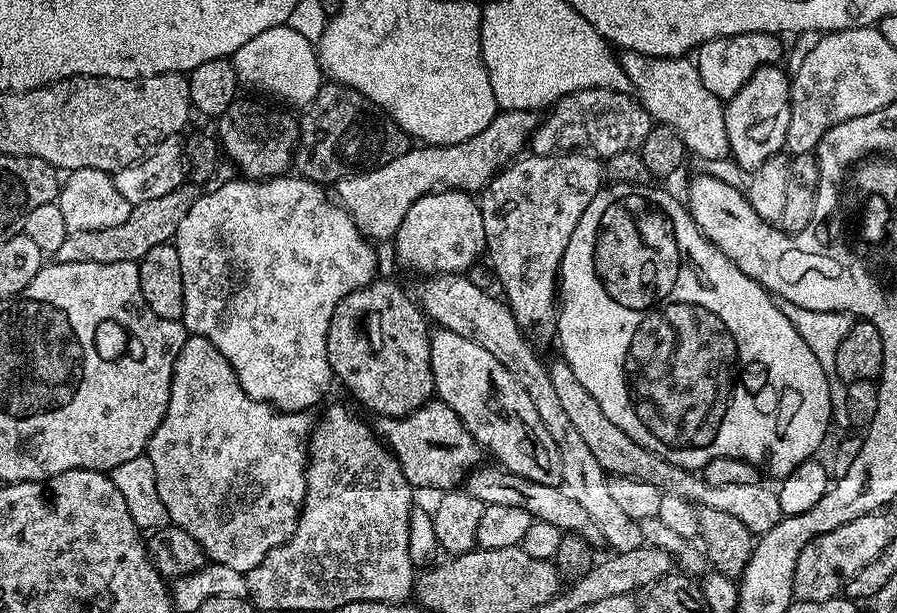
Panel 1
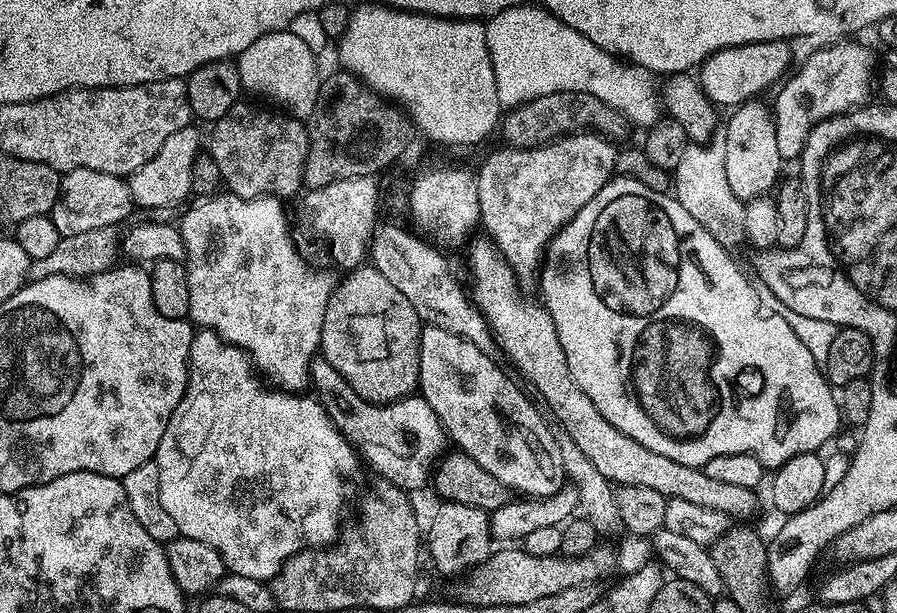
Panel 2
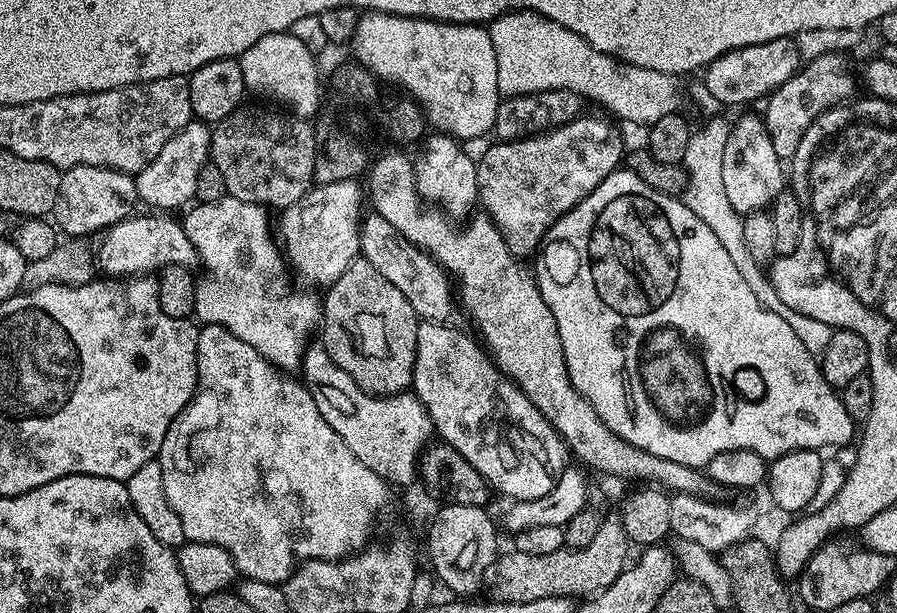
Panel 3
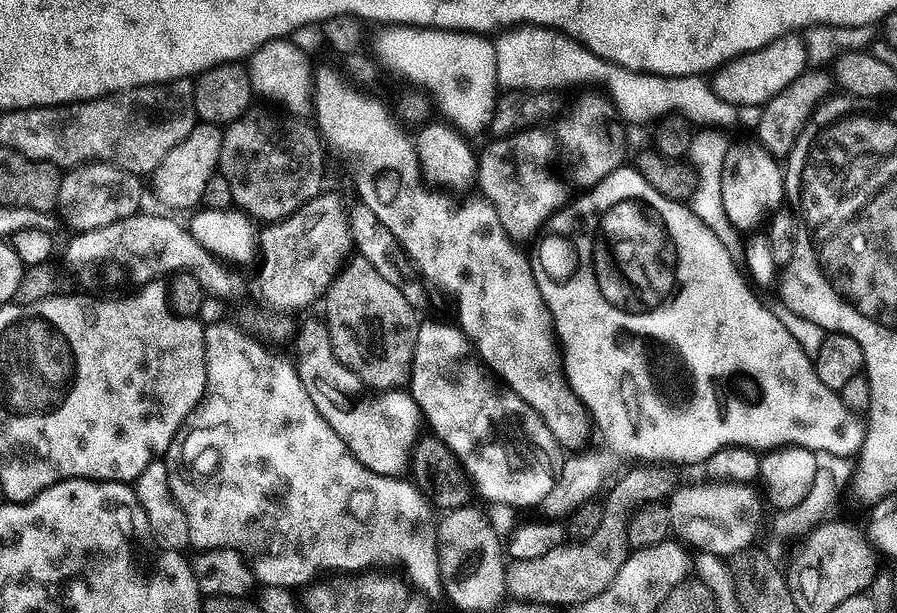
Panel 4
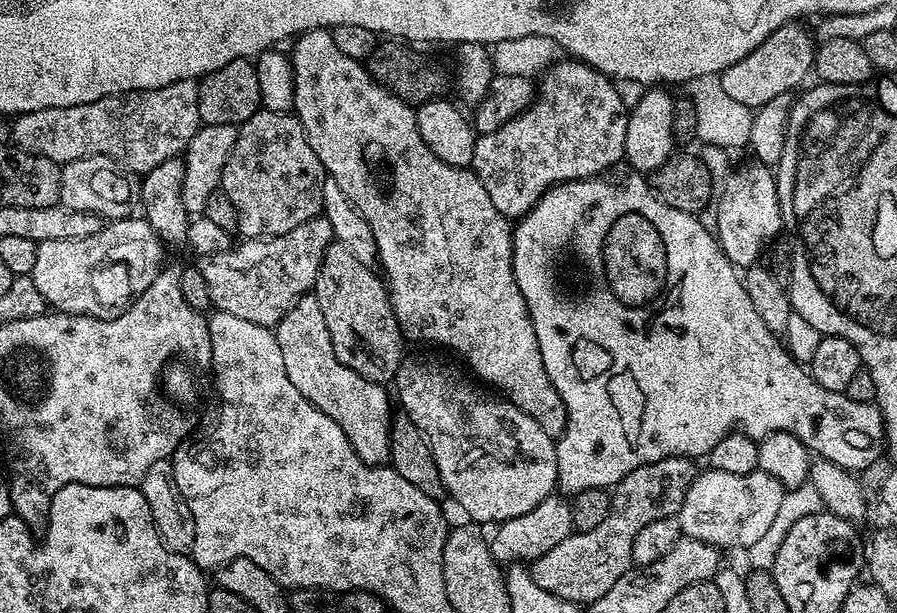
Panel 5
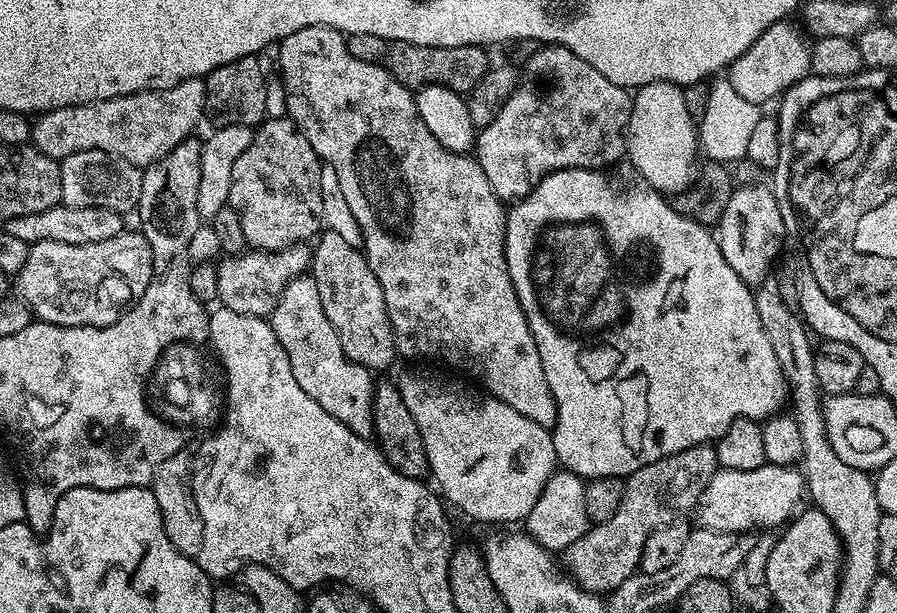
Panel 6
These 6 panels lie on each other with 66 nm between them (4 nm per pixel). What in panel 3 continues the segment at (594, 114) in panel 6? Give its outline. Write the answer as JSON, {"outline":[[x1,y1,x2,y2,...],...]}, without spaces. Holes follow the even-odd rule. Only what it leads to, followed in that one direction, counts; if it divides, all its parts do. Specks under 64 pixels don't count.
{"outline":[[581,114,568,124,563,124,560,128,553,128,551,132,546,132,539,136,525,136,523,140,505,140,503,142,493,143,493,148,486,149,484,157,479,157,476,165,478,190,480,191,478,197,479,203,482,205,482,208,484,204,483,211,495,222,495,225,499,228,499,232,503,236,503,240,507,244,507,248,510,249,516,257,525,258,524,256,530,253,533,255,543,243,547,232,553,224,568,213,574,205,580,204,582,198,589,196,589,194,593,192,593,190,595,190,595,188,598,187,610,173,617,171,617,169,621,167,622,161,625,159,626,155,626,145,624,146,623,142,620,141,619,134,616,133,615,126,617,127,617,125,613,123,611,119,608,120,603,120,600,116,587,116,587,114]]}

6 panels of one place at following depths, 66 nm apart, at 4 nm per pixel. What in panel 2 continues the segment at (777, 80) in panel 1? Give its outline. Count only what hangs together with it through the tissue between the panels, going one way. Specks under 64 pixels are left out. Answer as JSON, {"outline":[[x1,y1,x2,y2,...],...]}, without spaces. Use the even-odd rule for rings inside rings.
{"outline":[[759,99,749,100,739,105,731,113,726,123,728,141,726,142,726,173,730,188,744,202,756,196,769,193,777,187,781,179,782,161,778,154,778,138,776,137,776,118,771,107,760,104]]}

